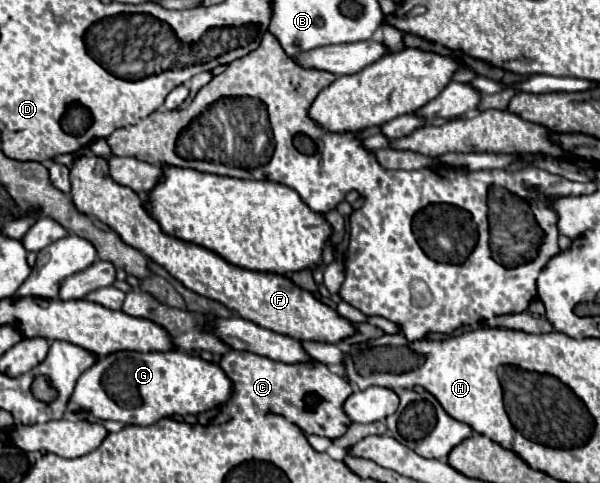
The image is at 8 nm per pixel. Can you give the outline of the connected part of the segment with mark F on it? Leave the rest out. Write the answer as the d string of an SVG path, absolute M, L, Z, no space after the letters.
M78 157L74 161L74 167L70 169L70 181L72 181L70 195L78 211L98 217L100 221L116 229L116 233L122 237L124 243L136 247L154 263L162 265L184 287L208 299L220 301L228 309L236 311L242 319L248 319L274 333L288 335L292 339L316 339L316 341L338 343L354 333L354 327L348 319L340 317L328 305L320 303L310 291L300 289L284 275L260 273L260 271L236 267L200 245L186 243L166 235L160 229L158 221L154 221L148 215L140 197L132 189L118 185L110 177L108 163L102 157Z

